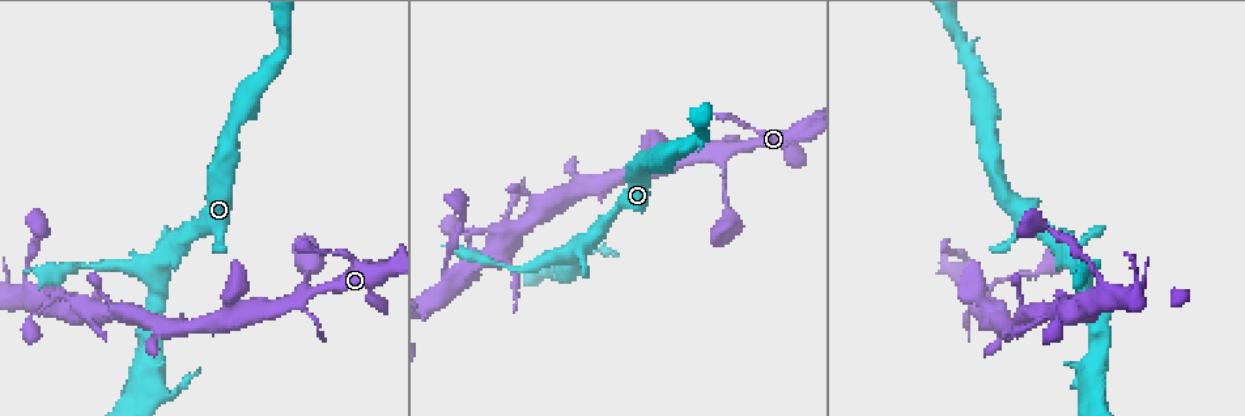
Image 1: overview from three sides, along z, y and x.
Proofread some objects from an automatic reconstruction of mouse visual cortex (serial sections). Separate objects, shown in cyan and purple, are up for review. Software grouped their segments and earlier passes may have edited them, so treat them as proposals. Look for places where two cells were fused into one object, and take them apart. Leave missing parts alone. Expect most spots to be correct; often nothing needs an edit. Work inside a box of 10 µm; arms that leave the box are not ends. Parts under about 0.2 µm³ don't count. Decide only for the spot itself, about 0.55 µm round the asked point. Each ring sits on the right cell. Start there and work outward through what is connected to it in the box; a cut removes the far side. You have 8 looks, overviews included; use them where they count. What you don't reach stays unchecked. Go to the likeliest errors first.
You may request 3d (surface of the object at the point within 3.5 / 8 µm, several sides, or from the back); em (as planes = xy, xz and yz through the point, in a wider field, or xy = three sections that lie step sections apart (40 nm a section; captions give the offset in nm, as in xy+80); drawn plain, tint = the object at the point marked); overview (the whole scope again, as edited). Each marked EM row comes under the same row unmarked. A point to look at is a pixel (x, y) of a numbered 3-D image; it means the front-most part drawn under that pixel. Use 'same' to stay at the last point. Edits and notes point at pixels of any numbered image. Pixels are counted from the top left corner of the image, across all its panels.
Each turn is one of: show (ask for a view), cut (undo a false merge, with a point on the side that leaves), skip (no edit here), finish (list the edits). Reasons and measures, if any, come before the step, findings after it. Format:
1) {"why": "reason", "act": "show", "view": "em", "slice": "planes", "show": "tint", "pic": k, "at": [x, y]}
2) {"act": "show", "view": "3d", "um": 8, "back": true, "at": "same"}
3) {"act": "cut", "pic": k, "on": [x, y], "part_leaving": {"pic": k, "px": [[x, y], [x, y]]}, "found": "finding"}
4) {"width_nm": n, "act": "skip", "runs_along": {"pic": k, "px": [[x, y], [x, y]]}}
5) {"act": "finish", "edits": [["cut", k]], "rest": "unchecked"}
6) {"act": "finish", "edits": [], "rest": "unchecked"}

{"why": "two arms in line, one across", "act": "show", "view": "3d", "um": 8, "back": true, "pic": 1, "at": [733, 151]}

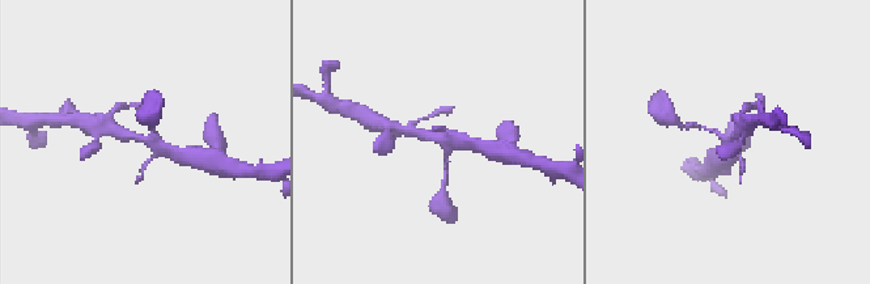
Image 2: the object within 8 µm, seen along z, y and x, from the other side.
{"act": "show", "view": "3d", "um": 3.5, "at": "same"}

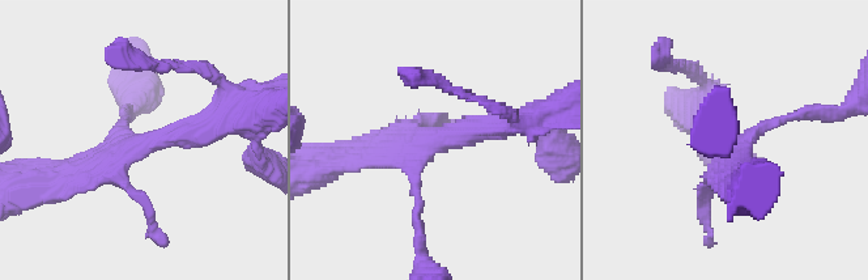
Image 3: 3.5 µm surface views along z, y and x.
{"why": "now the EM", "act": "show", "view": "em", "slice": "xy", "step": 3, "show": "tint", "pic": 3, "at": [142, 141]}

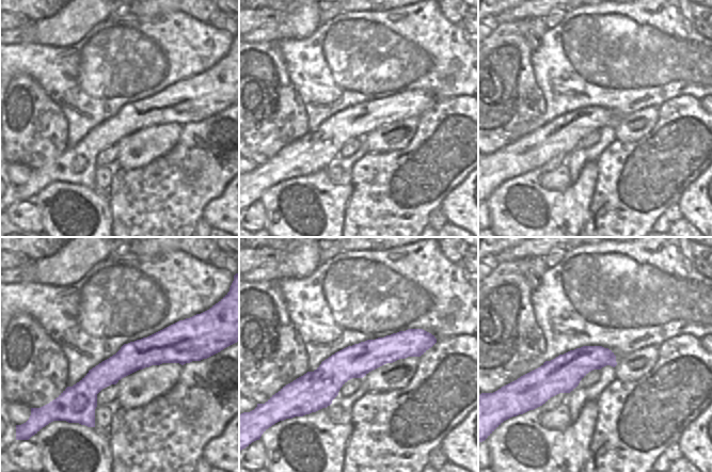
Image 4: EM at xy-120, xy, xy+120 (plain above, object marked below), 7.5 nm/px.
{"act": "skip", "runs_along": {"pic": 4, "px": [[428, 343], [295, 386]]}, "found": "one cell here"}

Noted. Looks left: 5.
{"why": "narrows sharply", "act": "show", "view": "3d", "um": 3.5, "pic": 1, "at": [153, 268]}

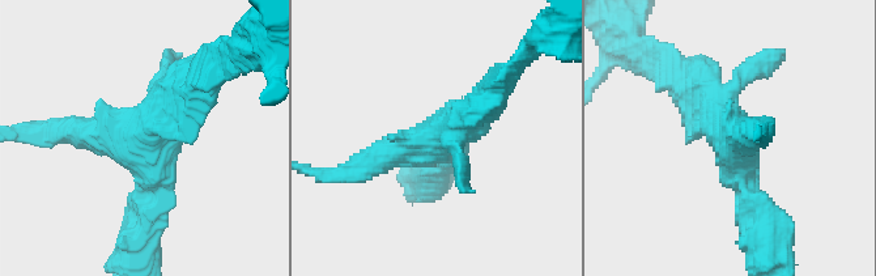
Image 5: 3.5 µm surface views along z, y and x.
{"why": "shape alone is not enough", "act": "show", "view": "em", "slice": "xy", "step": 2, "show": "tint", "pic": 5, "at": [438, 139]}

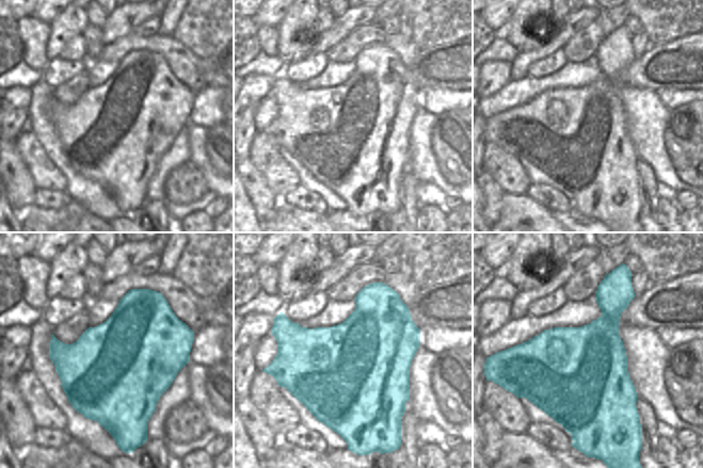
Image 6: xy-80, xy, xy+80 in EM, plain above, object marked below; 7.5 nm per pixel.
{"act": "skip", "runs_along": {"pic": 5, "px": [[684, 80], [730, 136], [753, 216]]}, "found": "one cell here"}

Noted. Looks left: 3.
{"why": "abrupt turn", "act": "show", "view": "3d", "um": 3.5, "pic": 1, "at": [459, 278]}

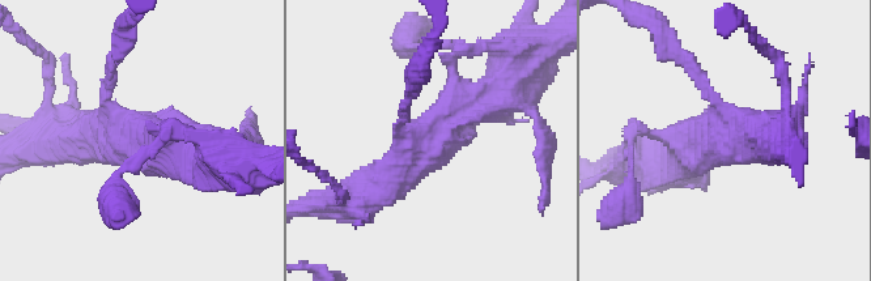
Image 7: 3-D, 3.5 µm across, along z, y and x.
{"why": "shape alone is not enough", "act": "show", "view": "em", "slice": "xy", "step": 1, "show": "tint", "pic": 7, "at": [427, 143]}

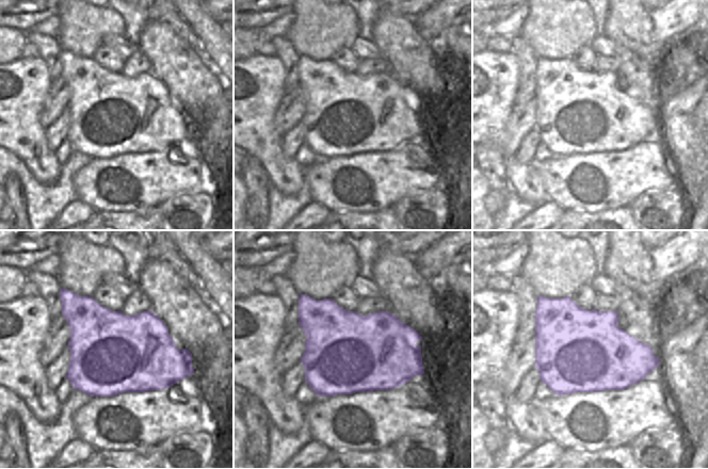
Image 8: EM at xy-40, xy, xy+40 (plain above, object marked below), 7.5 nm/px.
{"act": "skip", "runs_along": {"pic": 7, "px": [[489, 88], [356, 198]]}, "found": "continuous, no second cell"}

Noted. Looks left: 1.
{"act": "finish", "edits": [], "rest": "unchecked"}

